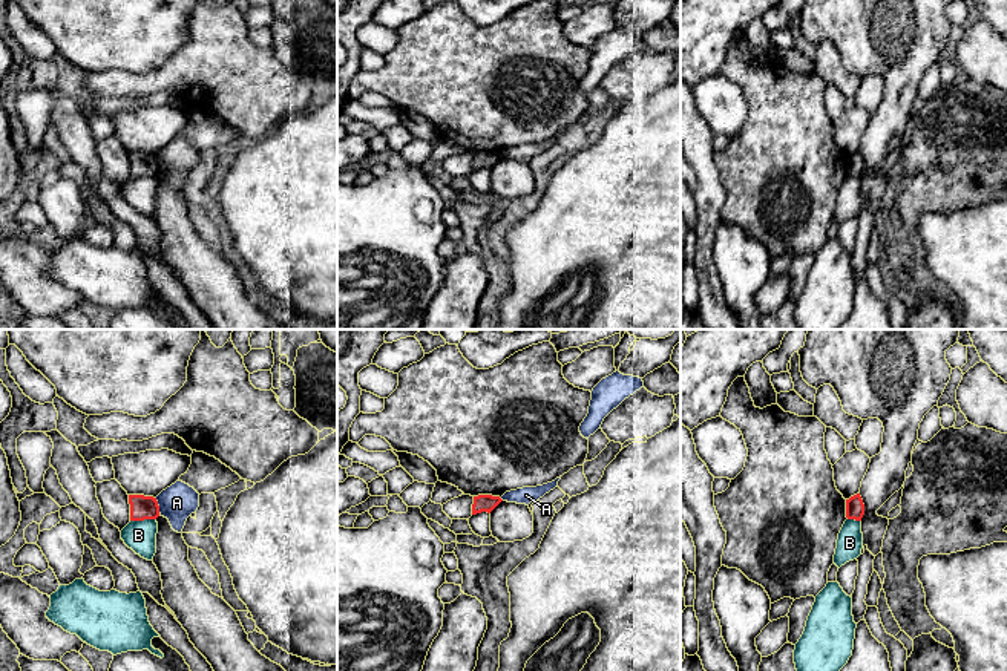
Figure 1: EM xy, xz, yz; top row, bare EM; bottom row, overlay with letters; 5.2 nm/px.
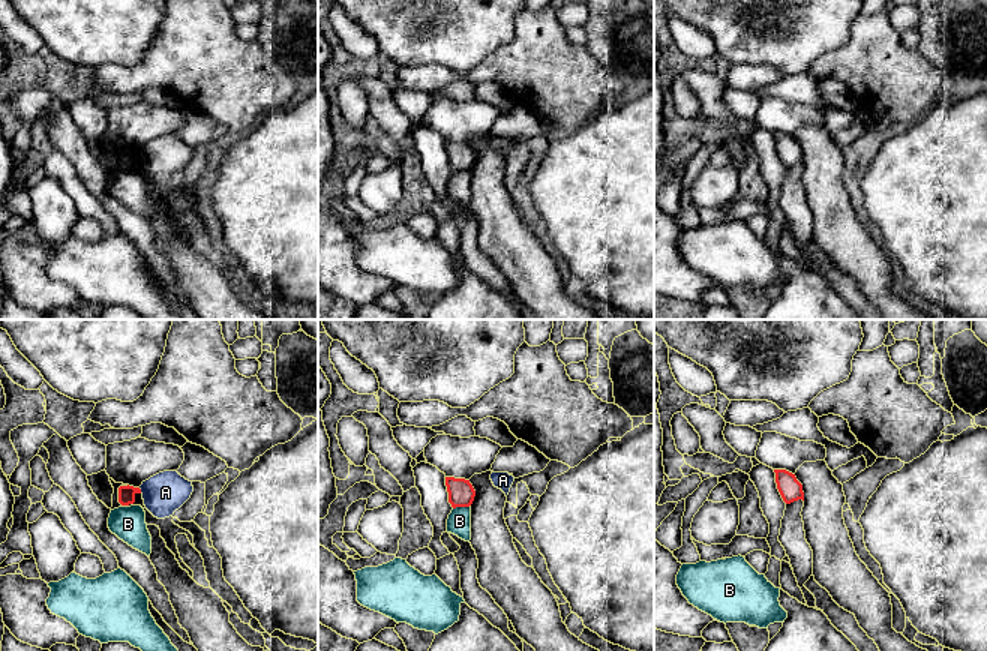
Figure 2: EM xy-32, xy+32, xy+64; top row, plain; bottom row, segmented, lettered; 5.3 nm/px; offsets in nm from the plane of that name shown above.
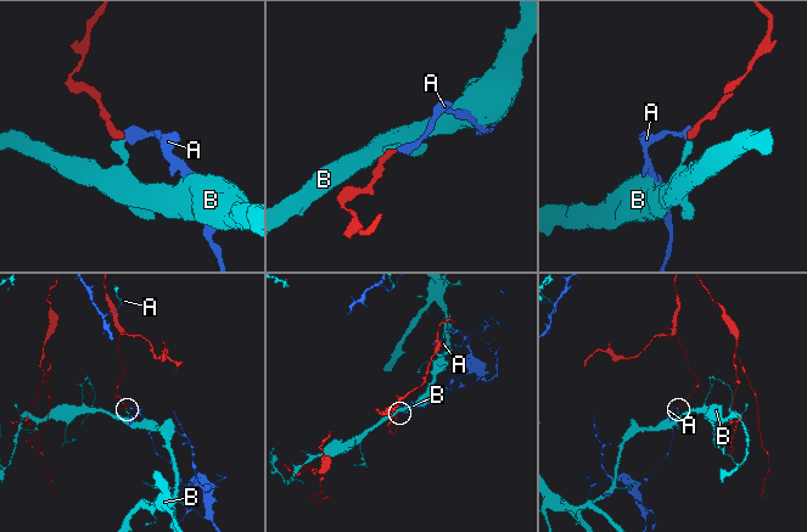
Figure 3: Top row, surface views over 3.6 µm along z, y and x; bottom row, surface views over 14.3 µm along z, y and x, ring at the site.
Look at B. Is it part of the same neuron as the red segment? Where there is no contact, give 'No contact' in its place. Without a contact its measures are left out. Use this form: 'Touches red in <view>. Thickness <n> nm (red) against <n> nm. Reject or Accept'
Touches red in xy. Thickness 130 nm (red) against 160 nm. Reject

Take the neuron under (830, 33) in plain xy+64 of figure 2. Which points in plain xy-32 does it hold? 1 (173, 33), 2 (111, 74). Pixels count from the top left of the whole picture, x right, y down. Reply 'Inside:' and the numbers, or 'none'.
Inside: none

